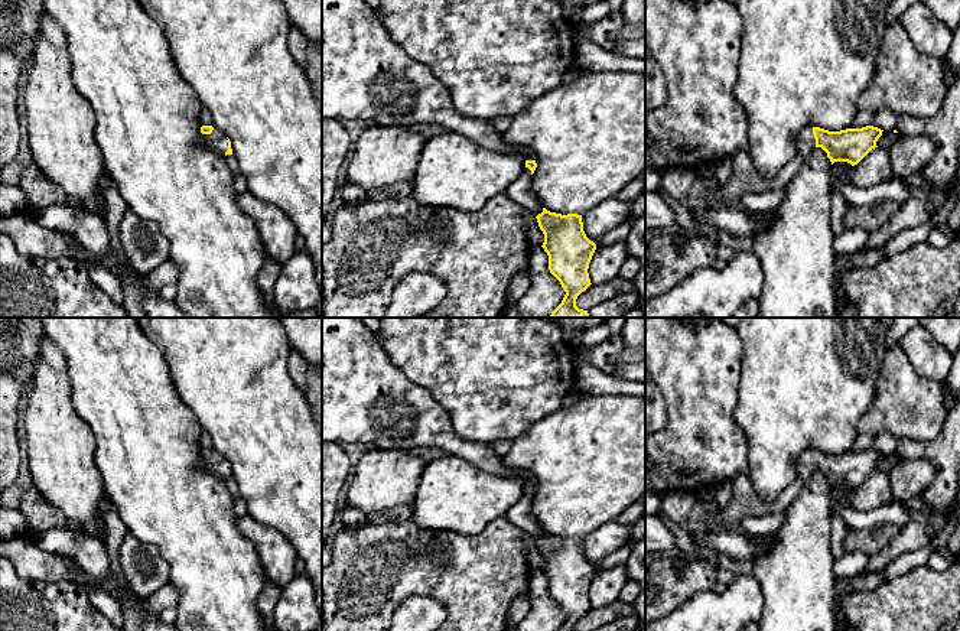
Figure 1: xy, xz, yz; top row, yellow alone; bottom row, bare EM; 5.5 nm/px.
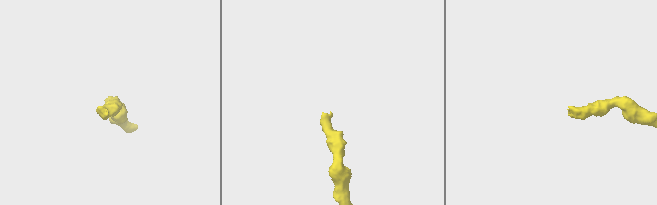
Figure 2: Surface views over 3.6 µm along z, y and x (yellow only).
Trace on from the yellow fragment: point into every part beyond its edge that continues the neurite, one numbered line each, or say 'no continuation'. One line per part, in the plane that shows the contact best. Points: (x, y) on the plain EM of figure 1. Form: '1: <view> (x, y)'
1: xy (215, 464)

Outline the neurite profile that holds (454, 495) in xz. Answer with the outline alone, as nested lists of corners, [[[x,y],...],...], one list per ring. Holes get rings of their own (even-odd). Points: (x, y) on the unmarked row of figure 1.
[[[445,455],[426,464],[411,520],[422,528],[479,534],[524,498],[525,482],[488,474],[471,462]]]

